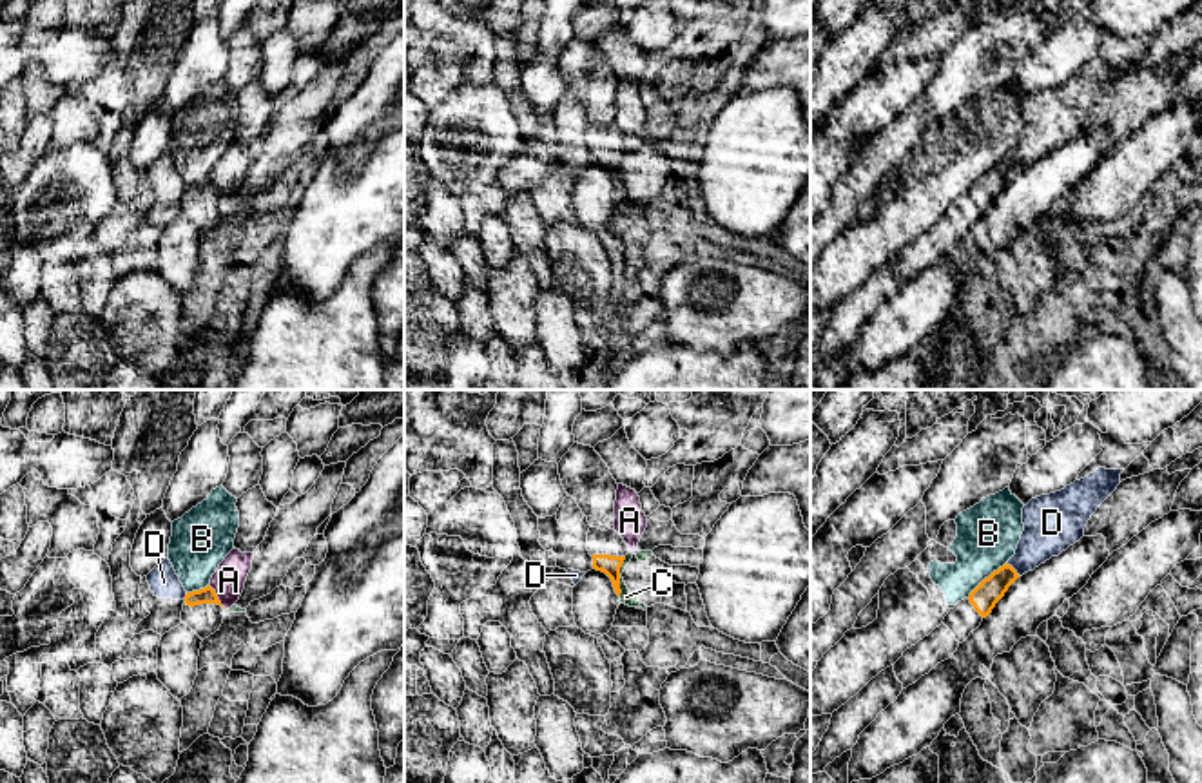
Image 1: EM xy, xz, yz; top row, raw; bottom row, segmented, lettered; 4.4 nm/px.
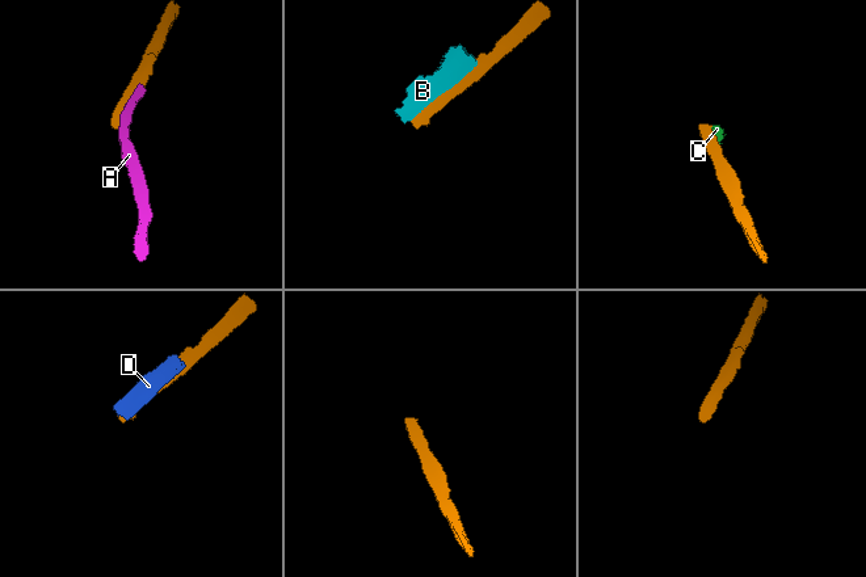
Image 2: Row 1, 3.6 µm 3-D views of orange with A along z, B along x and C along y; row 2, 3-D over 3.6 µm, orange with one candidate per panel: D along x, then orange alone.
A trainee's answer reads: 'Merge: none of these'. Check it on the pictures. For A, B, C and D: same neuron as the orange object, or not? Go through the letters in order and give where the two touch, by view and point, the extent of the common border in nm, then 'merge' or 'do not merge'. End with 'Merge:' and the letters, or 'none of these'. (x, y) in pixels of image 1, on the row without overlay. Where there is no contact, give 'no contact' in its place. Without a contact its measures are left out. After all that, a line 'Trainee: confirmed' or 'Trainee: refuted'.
A: xy (216, 191) | 130 nm | do not merge
B: yz (985, 173) | 240 nm | do not merge
C: xz (619, 171) | 180 nm | do not merge
D: yz (1014, 164) | 90 nm | do not merge
Merge: none of these
Trainee: confirmed

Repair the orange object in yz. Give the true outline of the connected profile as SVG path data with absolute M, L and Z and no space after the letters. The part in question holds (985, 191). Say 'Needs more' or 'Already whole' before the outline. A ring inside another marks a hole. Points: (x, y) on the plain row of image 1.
Needs more. M1004 158L984 172L968 192L950 203L939 221L906 243L894 257L896 272L903 277L903 283L928 268L937 257L952 252L1017 172L1017 165Z

